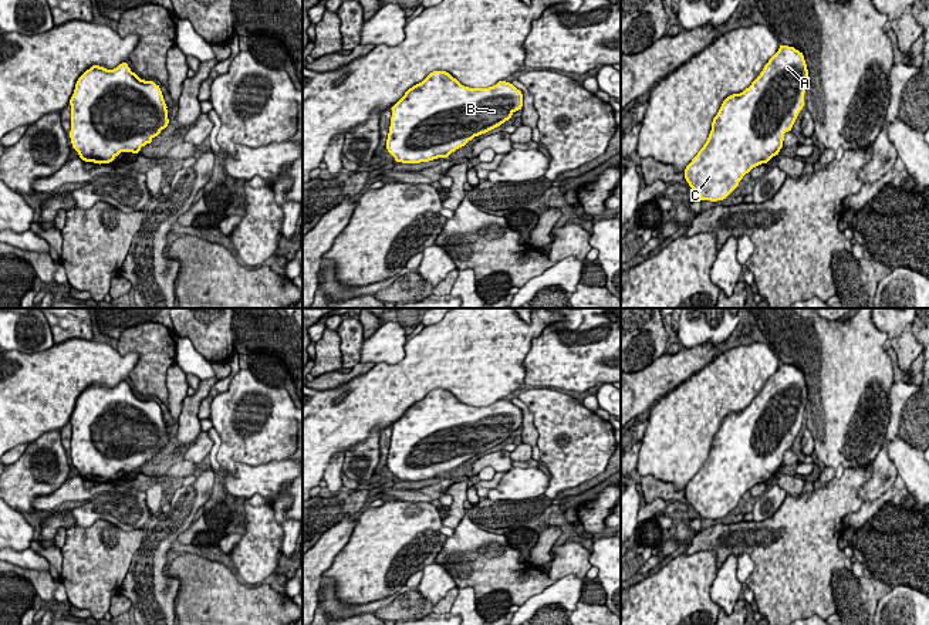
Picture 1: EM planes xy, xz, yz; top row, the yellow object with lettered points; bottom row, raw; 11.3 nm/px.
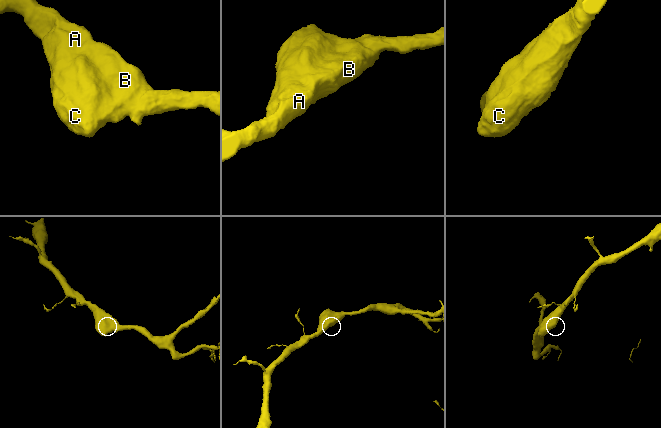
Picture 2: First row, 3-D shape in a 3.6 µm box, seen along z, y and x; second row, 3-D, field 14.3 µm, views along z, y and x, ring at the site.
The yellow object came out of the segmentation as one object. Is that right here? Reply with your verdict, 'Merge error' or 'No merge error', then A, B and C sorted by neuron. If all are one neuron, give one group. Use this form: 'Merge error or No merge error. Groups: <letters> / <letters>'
No merge error. Groups: A B C

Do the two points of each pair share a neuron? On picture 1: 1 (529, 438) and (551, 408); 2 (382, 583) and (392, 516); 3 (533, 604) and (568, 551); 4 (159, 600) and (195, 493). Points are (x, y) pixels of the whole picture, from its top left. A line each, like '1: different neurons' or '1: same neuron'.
1: different neurons
2: same neuron
3: different neurons
4: same neuron

